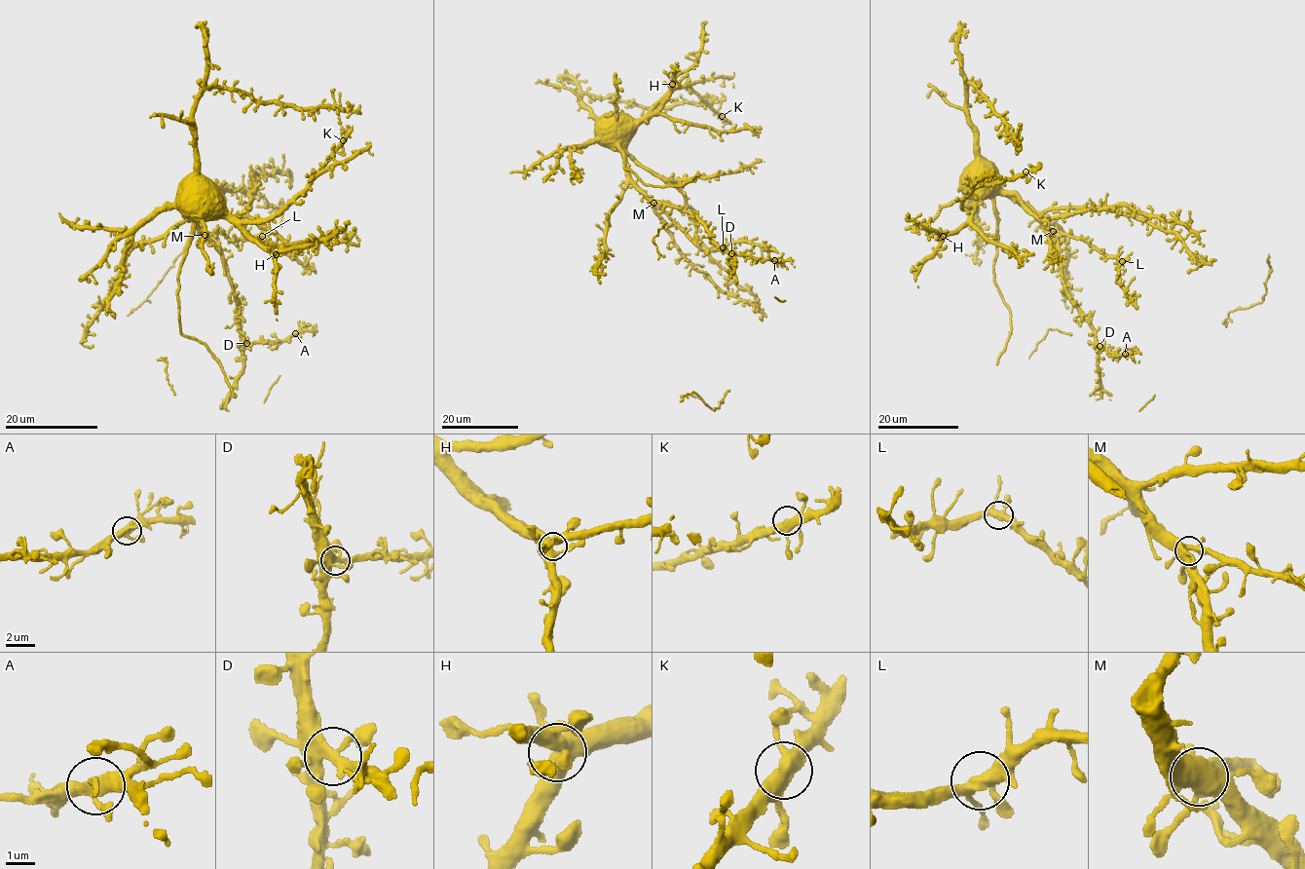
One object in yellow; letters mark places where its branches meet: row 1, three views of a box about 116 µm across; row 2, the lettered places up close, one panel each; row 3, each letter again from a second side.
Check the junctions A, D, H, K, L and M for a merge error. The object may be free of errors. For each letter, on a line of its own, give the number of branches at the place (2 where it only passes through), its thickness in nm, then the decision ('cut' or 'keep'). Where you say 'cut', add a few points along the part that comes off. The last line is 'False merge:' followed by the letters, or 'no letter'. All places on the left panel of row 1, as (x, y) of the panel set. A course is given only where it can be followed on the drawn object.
A: 4 | 380 nm | keep
D: 4 | 340 nm | keep
H: 5 | 550 nm | keep
K: 5 | 400 nm | keep
L: 5 | 360 nm | keep
M: 6 | 440 nm | keep
False merge: no letter

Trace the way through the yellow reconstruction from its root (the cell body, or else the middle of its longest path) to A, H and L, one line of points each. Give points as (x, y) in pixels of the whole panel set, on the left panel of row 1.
A: (194, 183), (203, 186), (192, 219), (220, 251), (241, 335), (253, 343), (288, 340), (295, 333)
H: (194, 183), (201, 184), (206, 189), (206, 197), (216, 207), (262, 246), (276, 254)
L: (194, 183), (197, 180), (203, 186), (202, 200), (192, 219), (204, 233), (218, 231), (234, 240), (262, 236)

